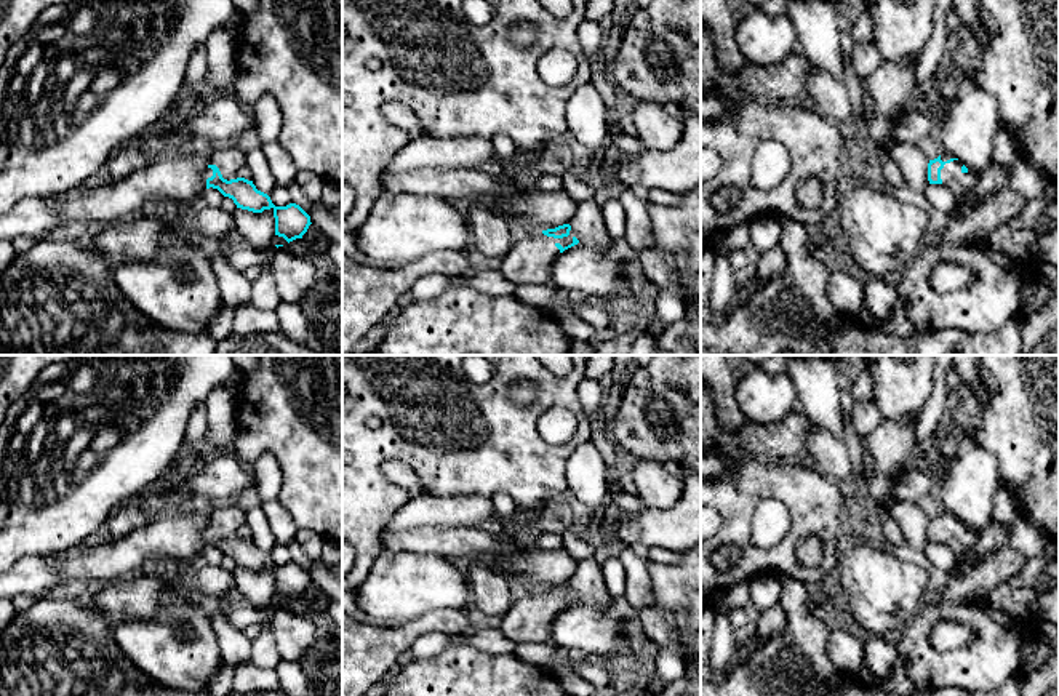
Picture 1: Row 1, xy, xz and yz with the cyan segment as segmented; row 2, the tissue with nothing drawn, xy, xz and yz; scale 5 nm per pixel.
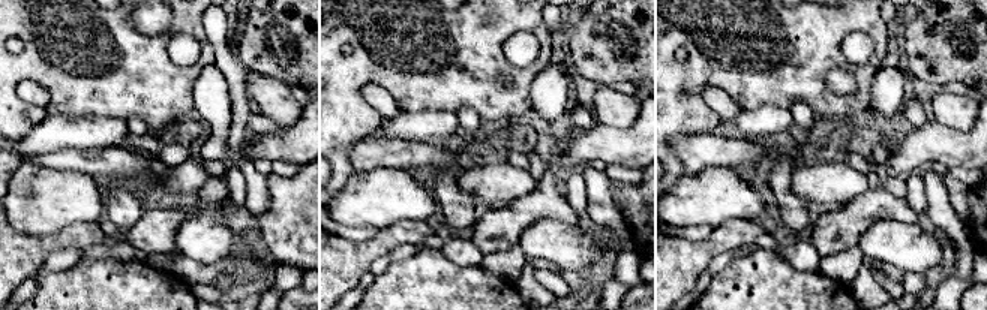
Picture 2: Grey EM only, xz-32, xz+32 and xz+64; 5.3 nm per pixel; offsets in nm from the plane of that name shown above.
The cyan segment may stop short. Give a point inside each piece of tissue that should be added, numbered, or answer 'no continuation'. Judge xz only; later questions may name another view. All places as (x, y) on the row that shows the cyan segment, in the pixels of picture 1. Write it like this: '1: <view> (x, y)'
1: xz (528, 261)

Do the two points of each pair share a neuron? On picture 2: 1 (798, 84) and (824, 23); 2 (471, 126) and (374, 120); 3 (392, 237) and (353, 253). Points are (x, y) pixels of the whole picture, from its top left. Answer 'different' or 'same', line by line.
1: same
2: different
3: same

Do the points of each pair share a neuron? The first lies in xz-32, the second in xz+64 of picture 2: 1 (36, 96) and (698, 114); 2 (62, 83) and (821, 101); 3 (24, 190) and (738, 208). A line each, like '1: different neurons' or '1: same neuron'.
1: different neurons
2: same neuron
3: same neuron

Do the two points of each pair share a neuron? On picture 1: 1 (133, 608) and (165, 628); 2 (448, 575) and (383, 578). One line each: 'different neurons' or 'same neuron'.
1: different neurons
2: same neuron

